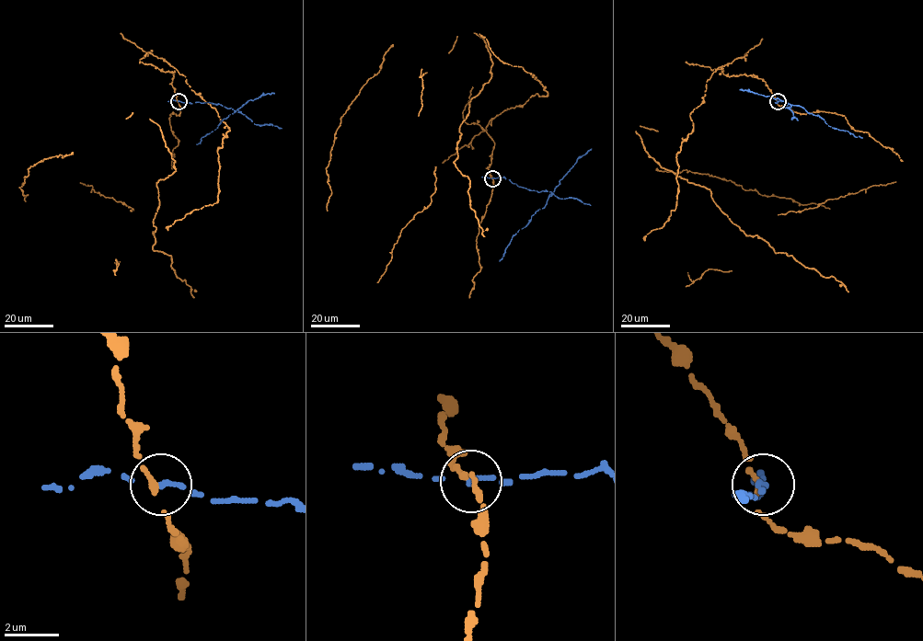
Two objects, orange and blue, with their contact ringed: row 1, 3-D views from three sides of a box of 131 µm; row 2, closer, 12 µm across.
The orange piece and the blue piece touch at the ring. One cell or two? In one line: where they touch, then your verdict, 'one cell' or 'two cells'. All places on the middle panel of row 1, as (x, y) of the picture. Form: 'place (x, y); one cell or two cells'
place (492, 178); two cells

